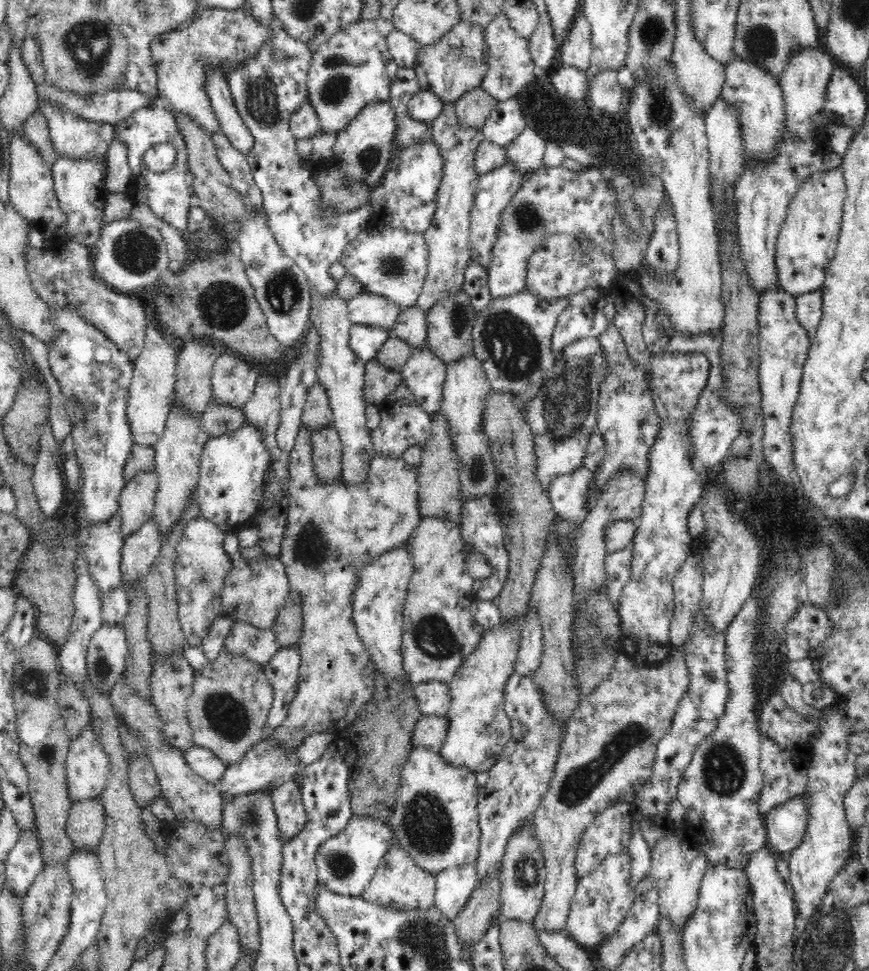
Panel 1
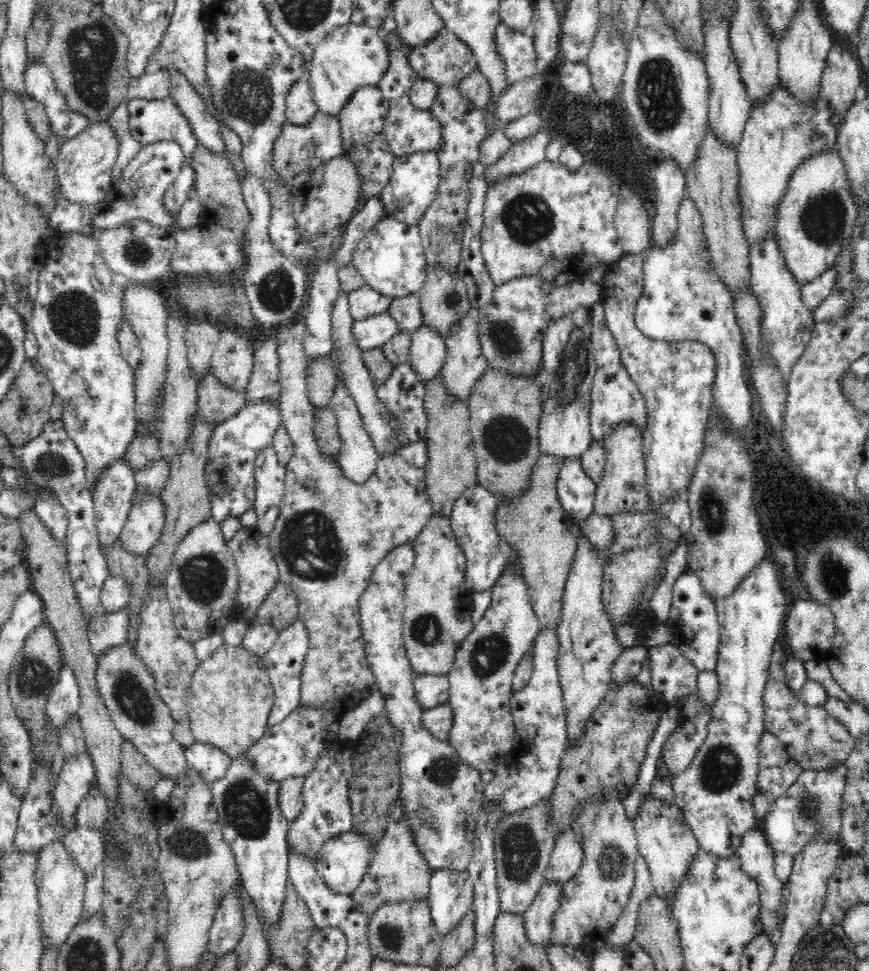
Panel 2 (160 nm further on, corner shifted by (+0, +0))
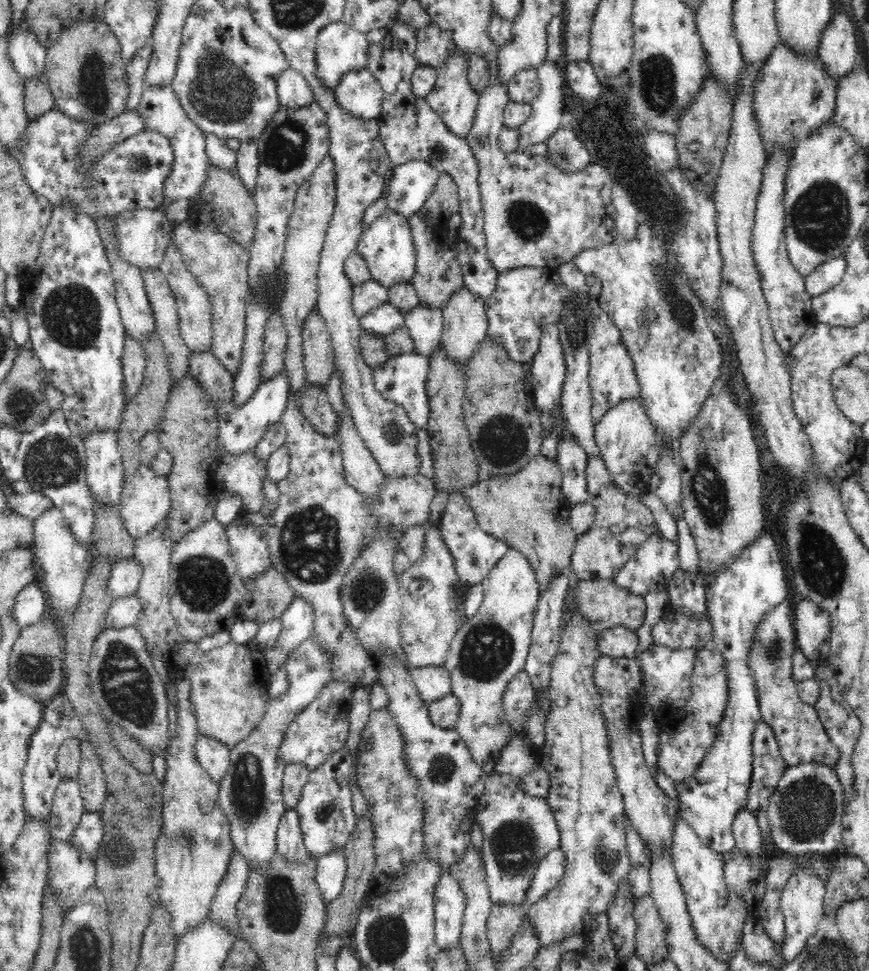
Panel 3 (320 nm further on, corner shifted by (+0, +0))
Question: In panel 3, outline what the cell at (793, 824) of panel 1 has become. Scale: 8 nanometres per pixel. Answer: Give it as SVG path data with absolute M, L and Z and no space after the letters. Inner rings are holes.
M812 761L789 766L767 804L771 846L797 857L841 851L844 812L843 788L830 765Z

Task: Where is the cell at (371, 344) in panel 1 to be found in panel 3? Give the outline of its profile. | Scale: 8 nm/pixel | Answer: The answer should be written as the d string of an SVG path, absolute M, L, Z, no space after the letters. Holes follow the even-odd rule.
M390 301L373 308L360 318L361 329L376 335L387 335L405 325L405 316Z

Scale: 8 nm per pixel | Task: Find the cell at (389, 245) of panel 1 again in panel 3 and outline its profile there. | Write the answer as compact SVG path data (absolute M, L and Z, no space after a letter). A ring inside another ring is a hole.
M388 209L382 216L378 216L358 240L356 251L368 263L372 279L386 287L396 283L410 282L416 268L416 249L414 248L412 229L408 219L395 210Z

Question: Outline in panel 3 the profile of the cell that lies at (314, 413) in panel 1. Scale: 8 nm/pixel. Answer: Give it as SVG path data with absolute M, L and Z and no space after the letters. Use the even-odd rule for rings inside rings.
M314 307L302 327L303 363L311 386L325 388L335 369L335 356L326 321Z

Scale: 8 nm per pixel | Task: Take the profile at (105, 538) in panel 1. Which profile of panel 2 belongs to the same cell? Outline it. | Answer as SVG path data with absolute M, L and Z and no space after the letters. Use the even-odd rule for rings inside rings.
M124 458L114 462L114 464L110 464L108 470L104 474L100 474L100 478L98 478L95 486L96 488L94 488L94 492L91 492L91 494L96 512L96 529L98 529L100 549L104 552L108 545L111 545L119 538L130 514L132 500L137 491L135 471Z

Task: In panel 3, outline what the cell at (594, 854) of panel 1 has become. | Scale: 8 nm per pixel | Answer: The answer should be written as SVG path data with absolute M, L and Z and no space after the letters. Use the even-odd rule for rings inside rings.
M561 848L549 852L540 861L525 894L526 906L534 905L557 885L557 882L564 876L565 862L566 857Z

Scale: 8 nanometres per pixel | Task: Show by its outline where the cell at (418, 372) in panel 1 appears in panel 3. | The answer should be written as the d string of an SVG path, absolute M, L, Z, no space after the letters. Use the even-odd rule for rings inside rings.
M421 302L405 314L405 325L414 341L414 348L429 356L440 346L443 335L443 312Z

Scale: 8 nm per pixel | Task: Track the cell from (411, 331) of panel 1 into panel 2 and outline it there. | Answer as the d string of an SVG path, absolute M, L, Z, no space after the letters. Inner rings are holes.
M419 293L393 298L387 311L396 319L399 330L413 333L424 325Z

